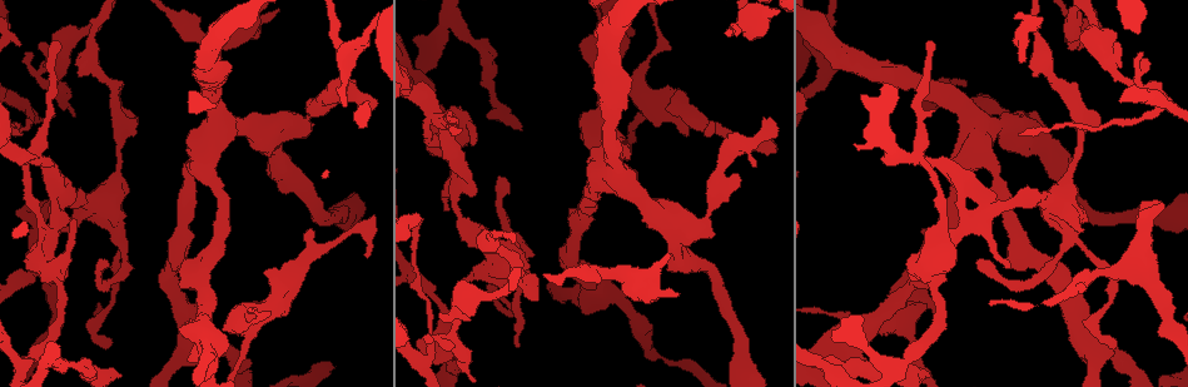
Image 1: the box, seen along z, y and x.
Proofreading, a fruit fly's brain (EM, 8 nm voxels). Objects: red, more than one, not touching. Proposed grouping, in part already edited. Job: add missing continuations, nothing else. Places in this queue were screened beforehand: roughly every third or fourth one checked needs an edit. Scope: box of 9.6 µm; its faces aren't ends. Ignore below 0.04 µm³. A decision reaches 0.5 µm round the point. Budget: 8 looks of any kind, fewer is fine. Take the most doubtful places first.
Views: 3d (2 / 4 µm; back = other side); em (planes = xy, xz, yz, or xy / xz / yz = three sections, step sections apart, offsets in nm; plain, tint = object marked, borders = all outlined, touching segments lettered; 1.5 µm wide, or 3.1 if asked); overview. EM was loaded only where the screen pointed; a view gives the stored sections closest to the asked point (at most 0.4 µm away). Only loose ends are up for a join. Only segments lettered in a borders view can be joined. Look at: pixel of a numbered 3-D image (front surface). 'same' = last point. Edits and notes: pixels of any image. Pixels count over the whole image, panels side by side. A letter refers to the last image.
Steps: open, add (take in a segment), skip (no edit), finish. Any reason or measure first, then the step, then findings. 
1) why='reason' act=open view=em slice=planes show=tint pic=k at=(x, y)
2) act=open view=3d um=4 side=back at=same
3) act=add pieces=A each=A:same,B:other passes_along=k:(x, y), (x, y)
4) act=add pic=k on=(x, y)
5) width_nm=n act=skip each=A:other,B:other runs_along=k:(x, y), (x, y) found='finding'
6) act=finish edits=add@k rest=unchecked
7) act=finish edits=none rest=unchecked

act=open view=3d um=2 pic=1 at=(668, 111)

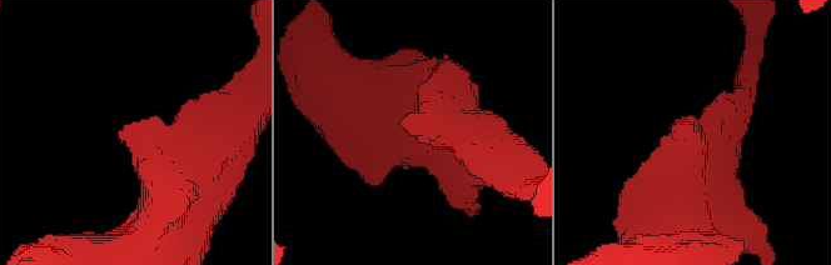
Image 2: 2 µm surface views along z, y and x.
act=open view=em slice=xz step=8 show=borders pic=2 at=(684, 131)

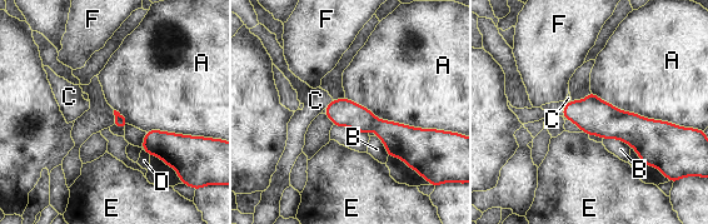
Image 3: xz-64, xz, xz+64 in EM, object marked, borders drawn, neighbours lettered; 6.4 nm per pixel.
act=skip each=A:other,B:other,C:other,D:other,E:other,F:other border=3:(345, 96), (379, 119), (435, 129) found='no lettered segment goes on from it'

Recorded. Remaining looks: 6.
why='thin end' act=open view=3d um=4 pic=1 at=(1113, 342)

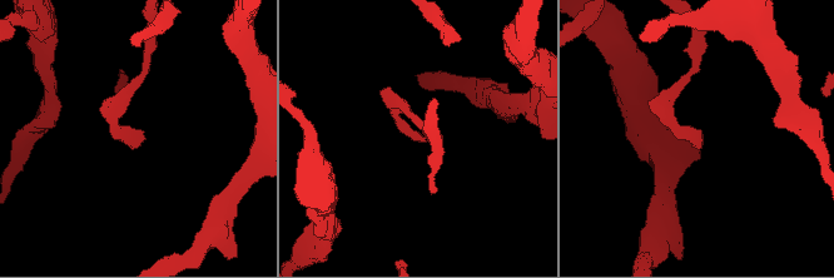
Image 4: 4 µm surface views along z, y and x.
why='now the EM' act=open view=em slice=planes show=borders pic=4 at=(143, 139)

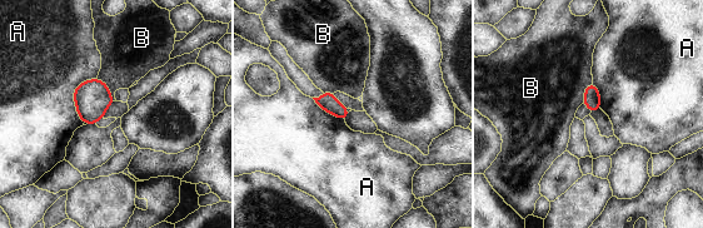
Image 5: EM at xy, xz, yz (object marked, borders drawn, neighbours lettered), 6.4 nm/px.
act=skip each=A:other,B:other border=5:(96, 78), (74, 90), (84, 122) found='none of them fits'

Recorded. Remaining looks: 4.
why='an open end' act=open view=3d um=2 side=back pic=1 at=(57, 43)

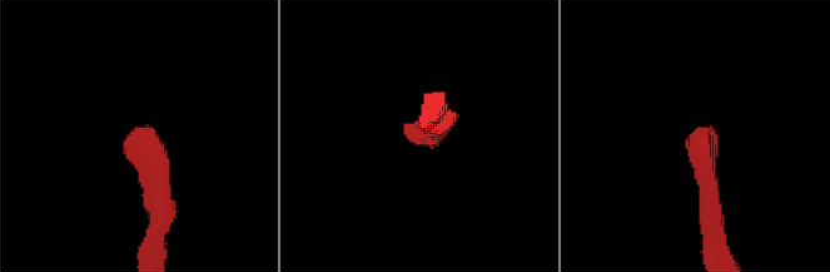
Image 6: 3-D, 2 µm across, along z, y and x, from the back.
why='now the EM' act=open view=em slice=planes show=borders pic=6 at=(415, 143)

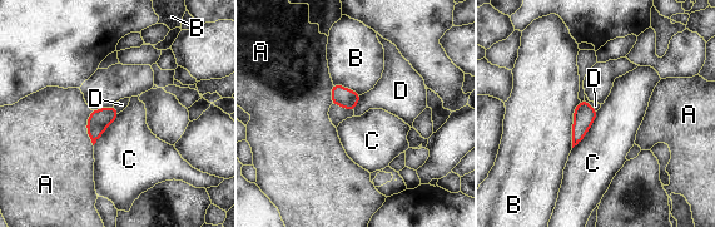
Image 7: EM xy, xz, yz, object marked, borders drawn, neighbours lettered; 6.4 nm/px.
longest_contact=B:300nm act=skip each=A:other,B:other,C:other,D:other border=7:(362, 94), (353, 110) found='no lettered segment goes on from it'

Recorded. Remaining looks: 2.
act=finish edits=none rest=unchecked

